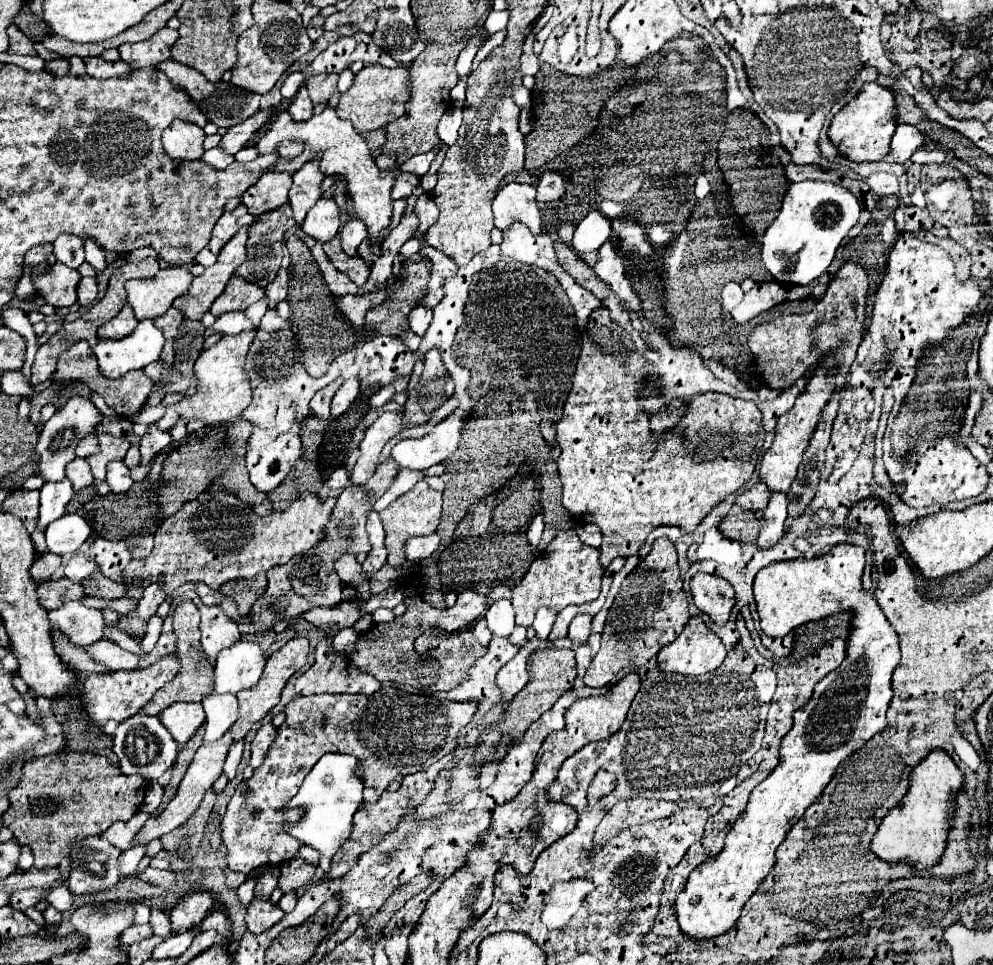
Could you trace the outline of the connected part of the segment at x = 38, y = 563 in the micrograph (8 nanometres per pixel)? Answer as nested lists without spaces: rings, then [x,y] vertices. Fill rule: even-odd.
[[[57,553],[39,555],[31,567],[31,577],[35,579],[35,583],[41,583],[41,581],[49,579],[59,565],[61,565],[61,555],[57,555]]]

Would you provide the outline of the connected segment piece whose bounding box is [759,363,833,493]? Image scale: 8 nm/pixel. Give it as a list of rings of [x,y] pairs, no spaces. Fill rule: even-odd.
[[[825,363],[825,367],[821,367],[821,371],[813,371],[813,375],[811,375],[811,379],[809,379],[809,383],[805,387],[805,391],[797,397],[795,407],[789,413],[781,415],[781,419],[777,421],[775,439],[773,439],[771,447],[765,451],[761,467],[759,467],[759,477],[769,487],[769,491],[787,493],[789,487],[791,487],[791,483],[793,483],[793,479],[797,477],[801,455],[803,455],[803,451],[809,445],[809,439],[811,439],[811,435],[815,431],[819,413],[821,413],[823,405],[827,403],[827,399],[833,393],[833,377],[827,371],[831,365],[833,363]]]

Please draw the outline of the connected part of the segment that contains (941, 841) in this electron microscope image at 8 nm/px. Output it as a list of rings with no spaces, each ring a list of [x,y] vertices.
[[[943,749],[929,751],[921,765],[909,773],[909,789],[901,803],[893,807],[877,829],[871,851],[889,863],[909,861],[915,869],[927,869],[937,863],[945,849],[947,831],[955,811],[955,793],[963,787],[963,773],[957,769],[953,759]]]

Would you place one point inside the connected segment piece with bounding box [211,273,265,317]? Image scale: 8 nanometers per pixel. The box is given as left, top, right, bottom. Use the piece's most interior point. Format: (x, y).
(239, 294)

